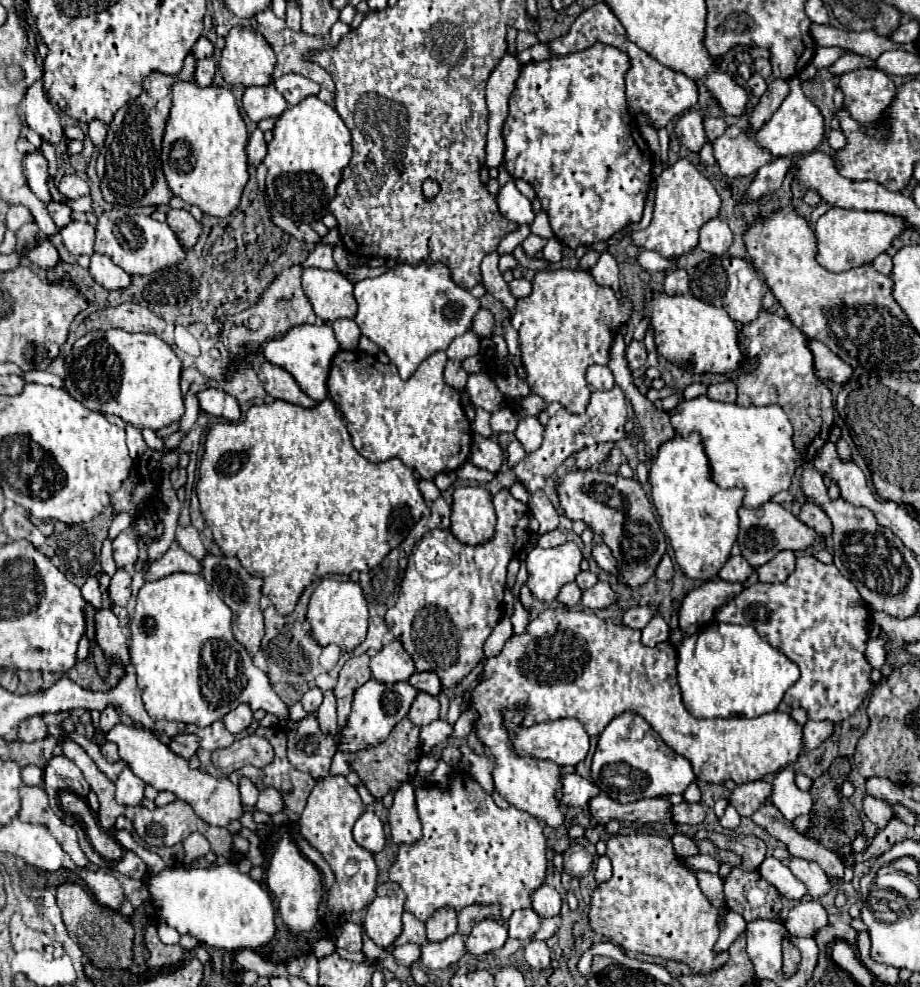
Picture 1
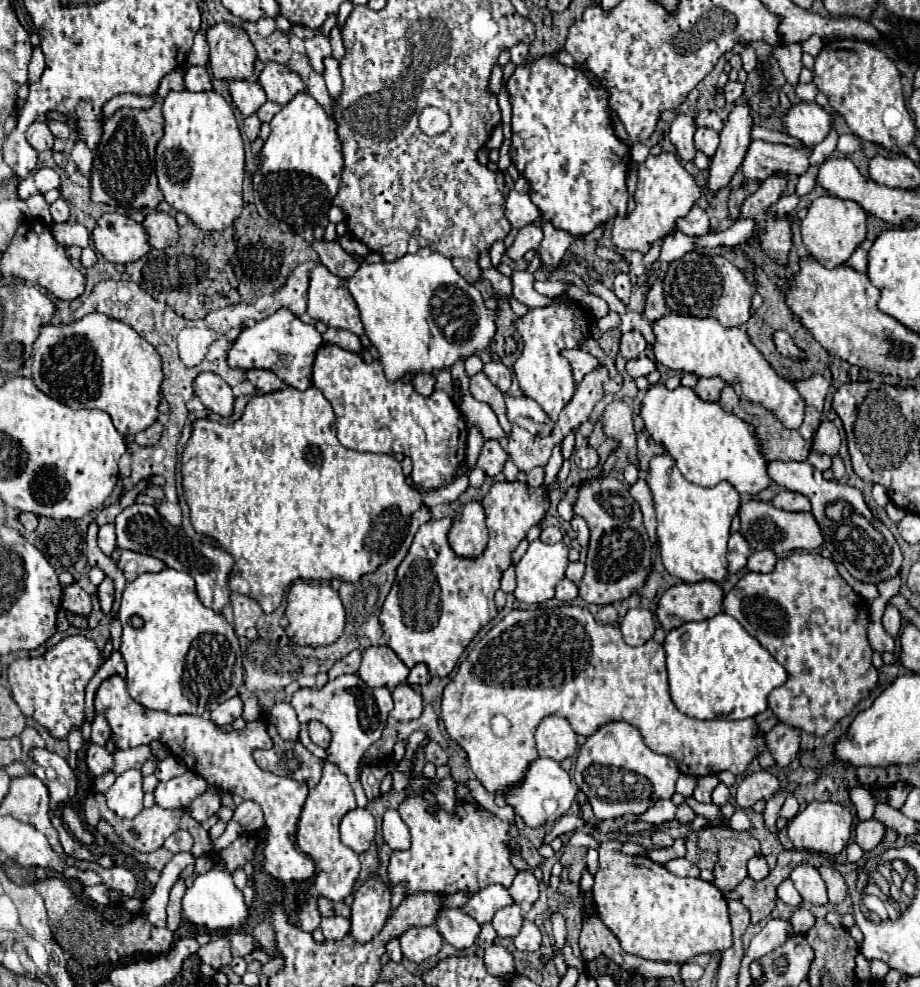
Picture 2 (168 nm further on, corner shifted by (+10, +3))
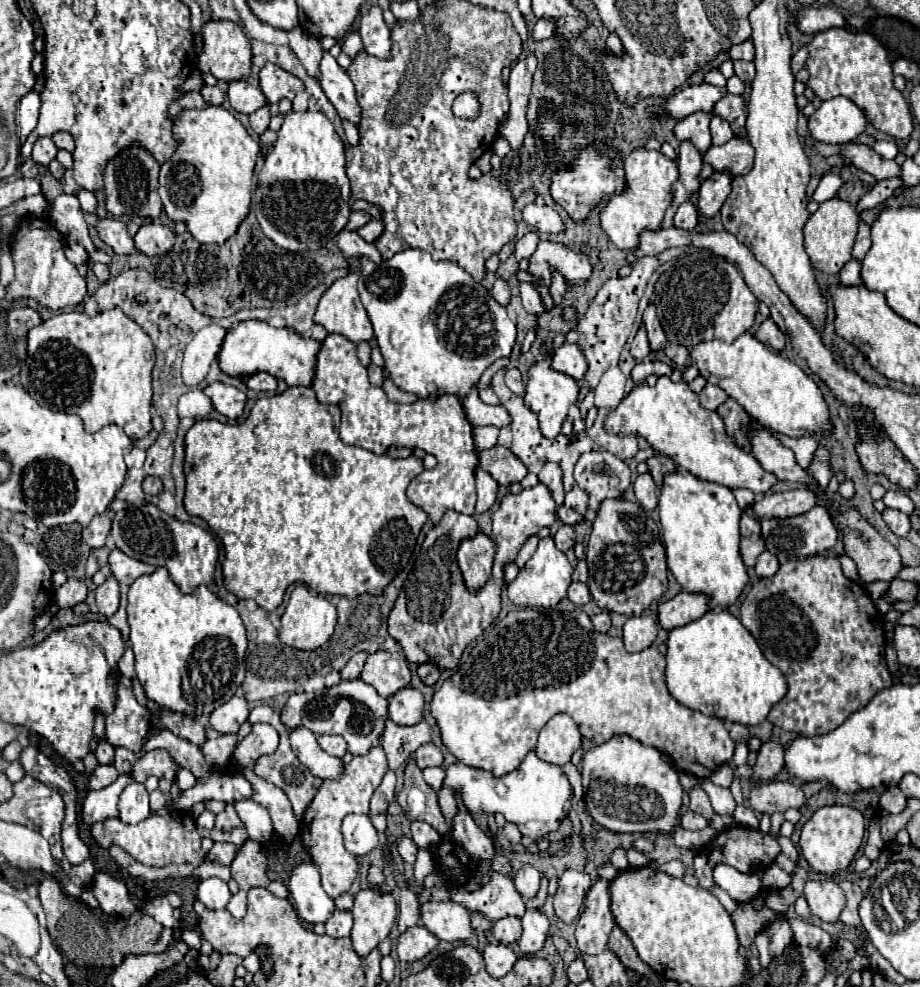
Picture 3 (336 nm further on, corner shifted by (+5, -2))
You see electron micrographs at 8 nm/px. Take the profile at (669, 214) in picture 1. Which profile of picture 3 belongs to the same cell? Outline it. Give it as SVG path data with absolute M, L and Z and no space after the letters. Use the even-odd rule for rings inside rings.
M643 147L629 153L623 165L627 189L609 199L601 211L601 227L619 249L631 251L637 249L637 235L641 235L641 231L657 231L657 227L661 227L663 215L673 203L671 187L679 179L679 169L677 163L667 159L661 151L647 151Z

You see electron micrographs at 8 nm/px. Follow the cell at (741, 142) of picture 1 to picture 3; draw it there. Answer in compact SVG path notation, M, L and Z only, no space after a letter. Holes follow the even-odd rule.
M693 113L689 117L685 117L681 123L677 123L675 127L675 135L679 141L689 139L699 153L709 151L709 147L713 145L711 141L711 131L709 131L709 115L707 113Z

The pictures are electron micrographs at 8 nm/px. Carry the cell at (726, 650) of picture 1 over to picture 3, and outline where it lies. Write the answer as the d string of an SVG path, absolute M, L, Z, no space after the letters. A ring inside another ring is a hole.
M725 609L709 611L701 619L673 629L669 633L665 657L667 657L665 675L667 675L669 693L689 709L701 711L703 715L719 717L729 723L743 723L749 727L759 725L769 715L771 707L779 703L787 693L787 679L783 671L765 659L753 635L741 625L737 617L733 617Z

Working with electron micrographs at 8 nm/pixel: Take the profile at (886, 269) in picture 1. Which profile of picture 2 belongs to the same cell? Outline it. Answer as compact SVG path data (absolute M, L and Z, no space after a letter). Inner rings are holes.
M858 248L846 262L846 266L854 268L856 272L866 272L866 266L868 266L868 260L866 260L866 250Z

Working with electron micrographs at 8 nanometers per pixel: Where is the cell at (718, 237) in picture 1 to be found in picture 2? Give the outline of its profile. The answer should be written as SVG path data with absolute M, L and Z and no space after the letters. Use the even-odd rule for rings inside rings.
M692 206L692 210L676 220L676 230L684 232L686 236L704 236L710 232L710 222L706 212L700 206Z

